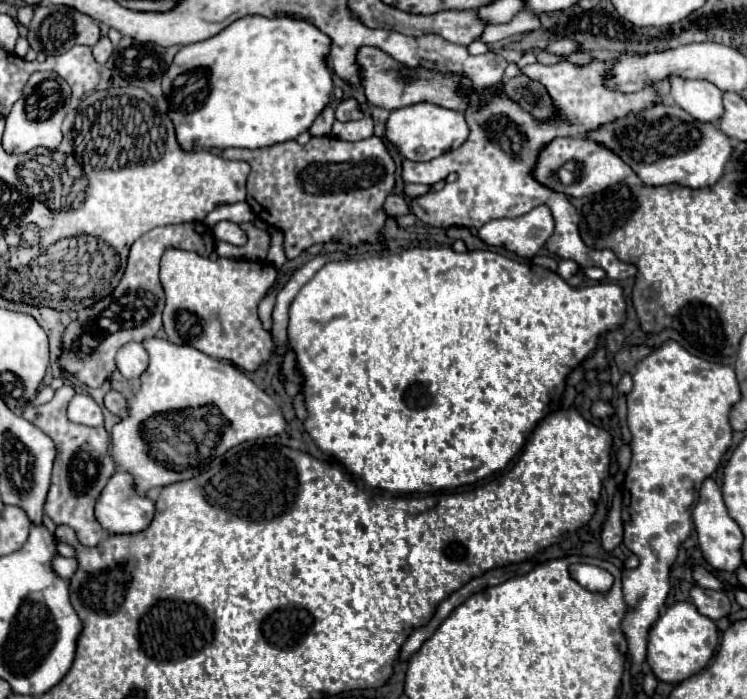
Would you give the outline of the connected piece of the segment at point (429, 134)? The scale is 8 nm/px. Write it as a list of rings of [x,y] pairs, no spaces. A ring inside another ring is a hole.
[[[416,104],[390,112],[390,118],[386,120],[386,138],[396,144],[404,158],[428,162],[448,150],[462,146],[468,138],[468,122],[458,110],[448,110],[436,104]]]

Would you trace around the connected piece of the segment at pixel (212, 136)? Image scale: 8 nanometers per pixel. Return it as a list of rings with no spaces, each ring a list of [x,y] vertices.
[[[244,16],[236,22],[232,22],[228,28],[224,28],[220,34],[196,42],[196,44],[188,44],[184,48],[178,50],[178,54],[174,56],[172,66],[168,68],[168,72],[162,78],[162,92],[168,100],[168,116],[174,122],[176,128],[176,138],[182,150],[194,150],[194,148],[264,148],[264,146],[274,146],[286,140],[294,140],[300,132],[308,130],[314,122],[314,118],[324,110],[324,106],[330,102],[330,90],[332,90],[332,72],[326,68],[324,64],[324,56],[330,50],[330,38],[326,34],[322,34],[314,24],[306,22],[306,20],[298,20],[298,18],[290,18],[290,16],[278,16],[278,18],[264,18],[264,16]]]

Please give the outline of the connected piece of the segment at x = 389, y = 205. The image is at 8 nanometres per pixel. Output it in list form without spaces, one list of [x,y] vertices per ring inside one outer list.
[[[391,194],[384,203],[384,210],[389,216],[406,215],[409,212],[409,204],[404,195]]]

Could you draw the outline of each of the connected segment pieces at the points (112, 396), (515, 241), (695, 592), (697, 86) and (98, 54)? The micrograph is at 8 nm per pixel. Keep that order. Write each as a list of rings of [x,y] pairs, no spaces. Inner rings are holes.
[[[110,390],[110,392],[104,396],[104,406],[106,406],[112,414],[120,416],[120,414],[124,414],[124,410],[128,410],[128,396],[122,394],[122,392]]]
[[[538,206],[520,218],[490,220],[478,236],[488,246],[502,246],[522,258],[534,258],[554,230],[554,220],[546,206]]]
[[[700,586],[690,588],[690,600],[700,610],[700,614],[718,620],[730,612],[730,600],[724,592],[716,590],[704,590]]]
[[[678,76],[670,78],[672,100],[684,108],[692,118],[700,122],[718,124],[724,114],[722,90],[706,80],[682,80]]]
[[[100,38],[98,42],[96,42],[96,46],[92,48],[92,54],[94,54],[94,58],[96,58],[96,62],[98,64],[104,64],[108,58],[110,58],[110,54],[112,54],[112,42],[108,40],[108,38]]]

